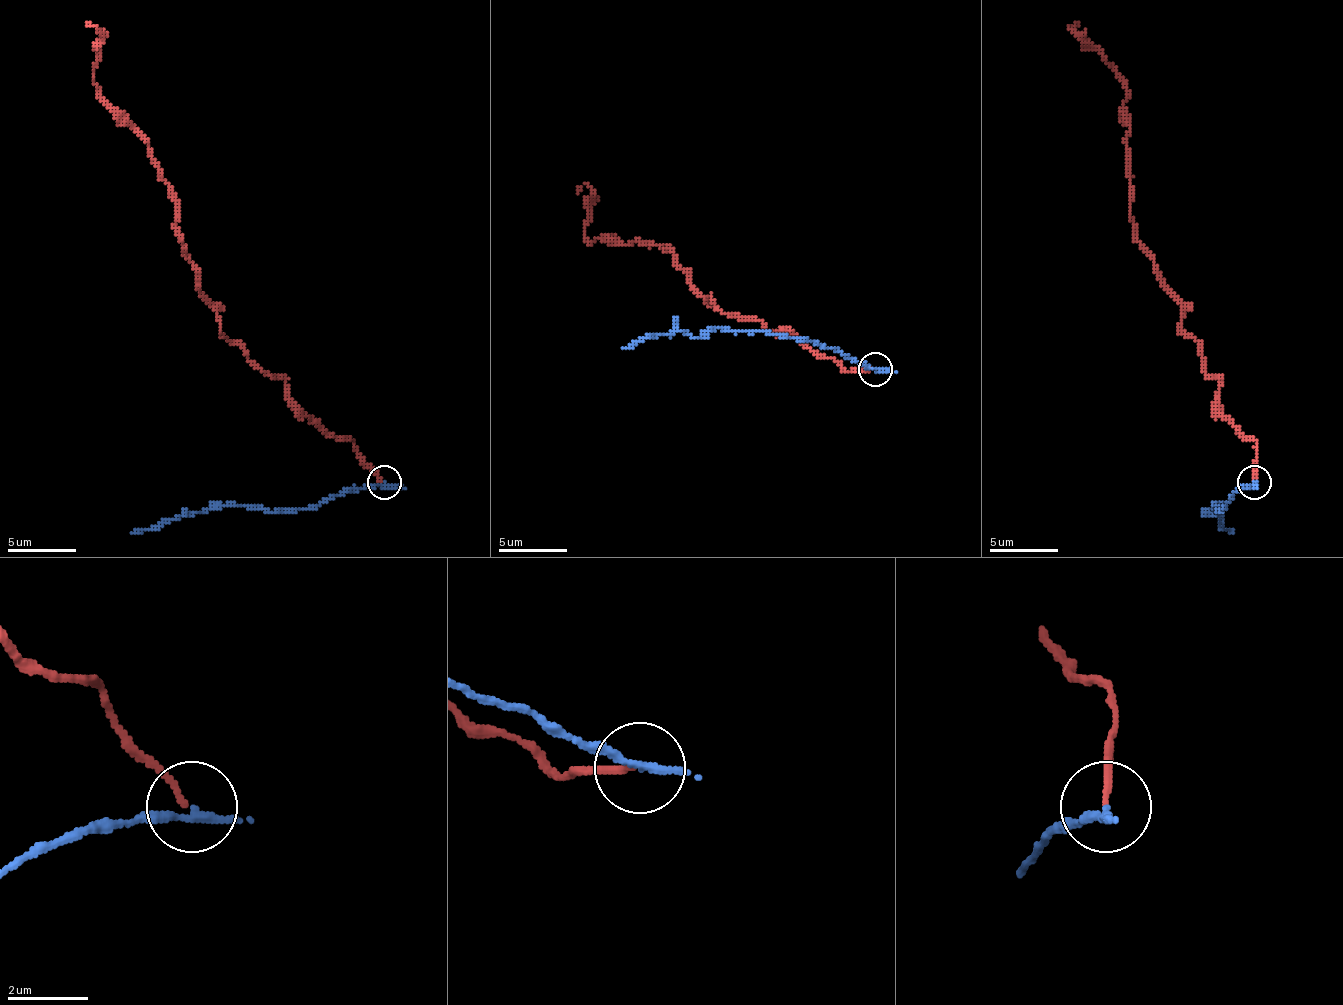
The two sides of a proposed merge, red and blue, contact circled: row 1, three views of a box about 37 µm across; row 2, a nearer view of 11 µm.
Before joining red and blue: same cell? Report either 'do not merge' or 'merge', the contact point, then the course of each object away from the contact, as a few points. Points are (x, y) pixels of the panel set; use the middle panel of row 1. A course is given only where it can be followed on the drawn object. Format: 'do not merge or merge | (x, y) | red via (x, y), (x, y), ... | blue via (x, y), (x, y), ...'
do not merge | (875, 369) | red via (872, 368), (845, 372), (793, 334), (732, 317), (667, 245), (591, 242), (591, 190), (578, 194) | blue via (876, 368), (797, 337), (721, 327), (708, 327), (697, 337), (680, 331), (653, 334), (622, 348)

